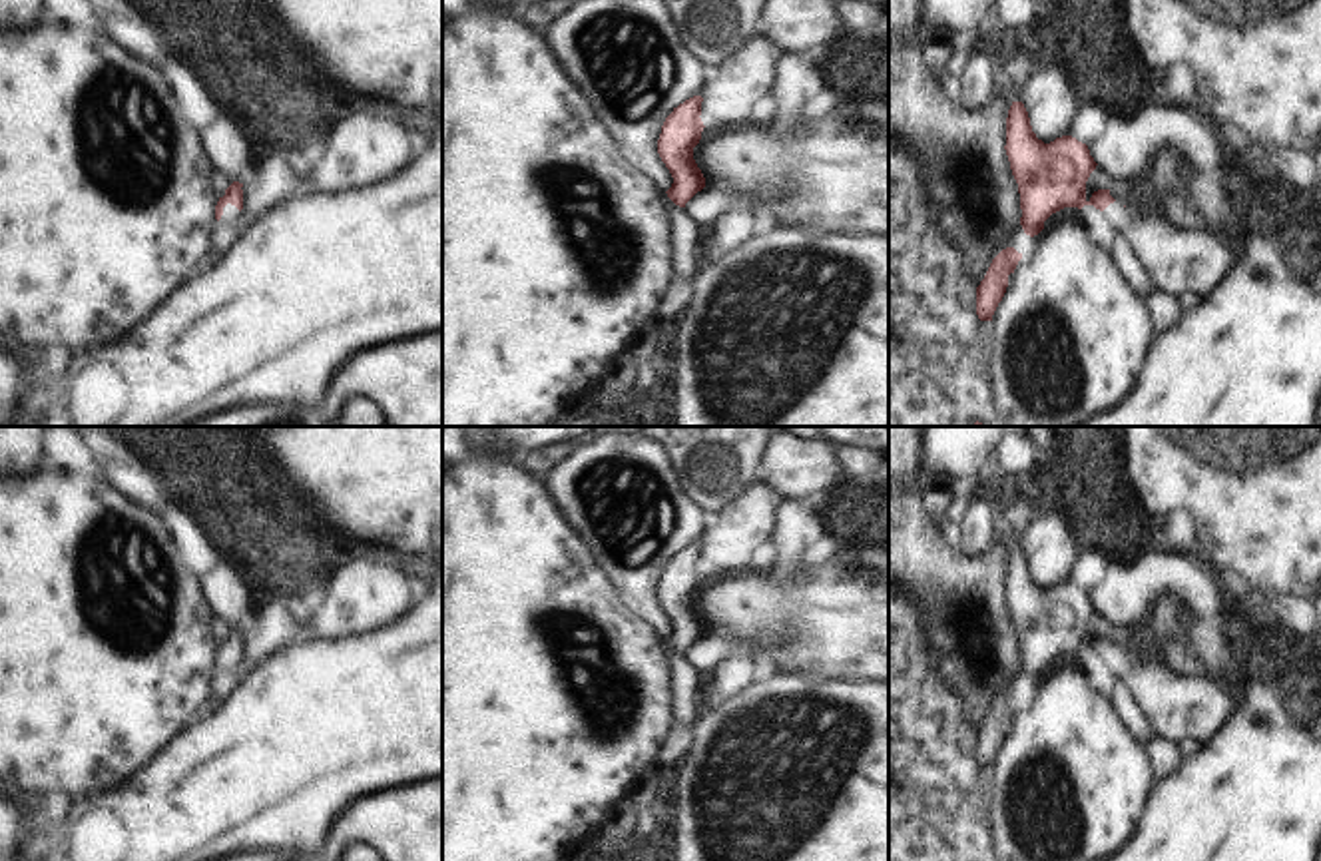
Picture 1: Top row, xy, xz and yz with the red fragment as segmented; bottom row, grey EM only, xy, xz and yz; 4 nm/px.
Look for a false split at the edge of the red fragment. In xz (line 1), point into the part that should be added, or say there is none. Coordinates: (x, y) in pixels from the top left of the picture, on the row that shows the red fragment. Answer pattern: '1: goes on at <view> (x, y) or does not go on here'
1: does not go on here

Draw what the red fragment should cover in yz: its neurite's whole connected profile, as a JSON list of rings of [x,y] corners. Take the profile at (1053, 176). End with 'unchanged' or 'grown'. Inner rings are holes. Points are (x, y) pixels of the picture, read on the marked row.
[[[1012,102],[1008,110],[1004,149],[1018,183],[1020,225],[1030,237],[1044,229],[1052,213],[1094,205],[1132,243],[1154,287],[1174,297],[1186,291],[1209,297],[1243,259],[1209,231],[1182,231],[1160,219],[1132,217],[1110,189],[1098,189],[1088,199],[1086,181],[1098,165],[1088,145],[1072,136],[1044,144],[1032,132],[1022,102]]]; grown

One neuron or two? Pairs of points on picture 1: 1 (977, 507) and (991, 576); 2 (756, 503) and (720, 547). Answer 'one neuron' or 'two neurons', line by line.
1: two neurons
2: one neuron

